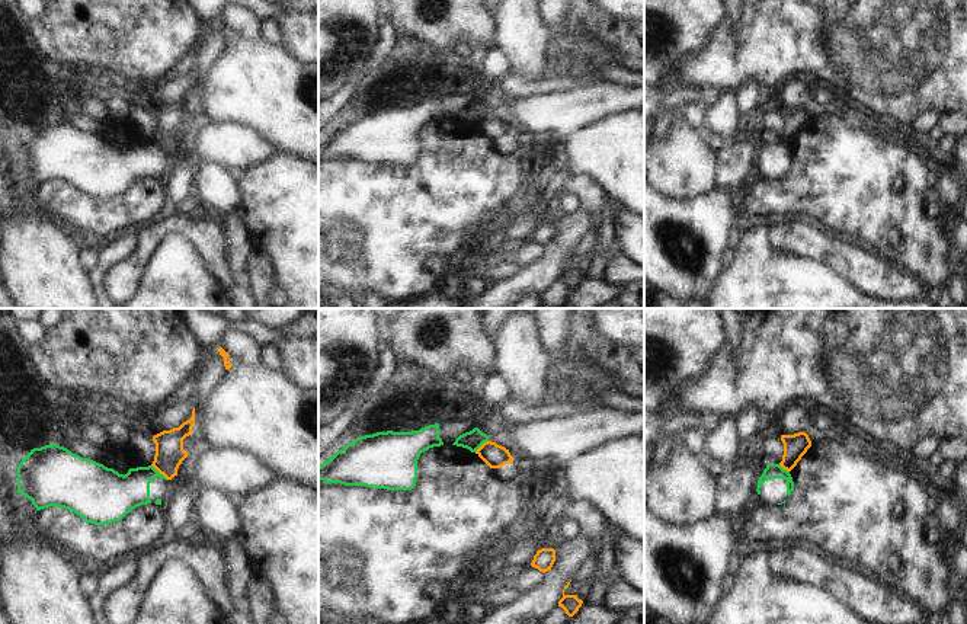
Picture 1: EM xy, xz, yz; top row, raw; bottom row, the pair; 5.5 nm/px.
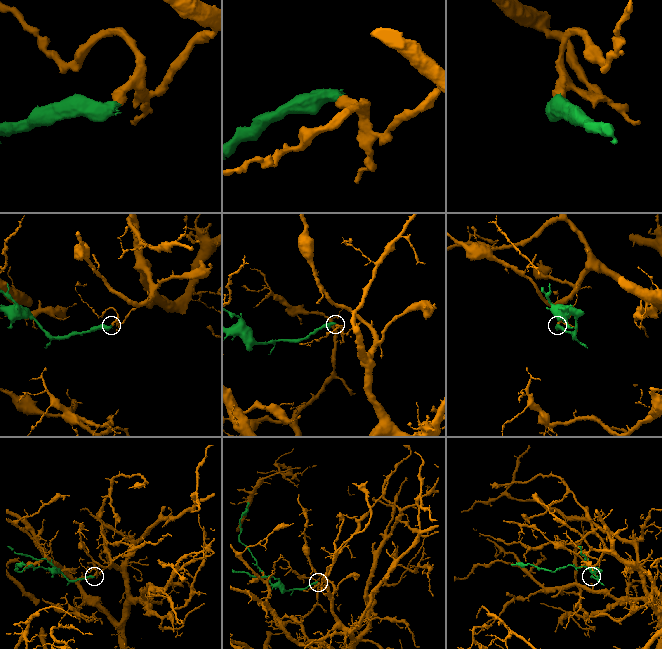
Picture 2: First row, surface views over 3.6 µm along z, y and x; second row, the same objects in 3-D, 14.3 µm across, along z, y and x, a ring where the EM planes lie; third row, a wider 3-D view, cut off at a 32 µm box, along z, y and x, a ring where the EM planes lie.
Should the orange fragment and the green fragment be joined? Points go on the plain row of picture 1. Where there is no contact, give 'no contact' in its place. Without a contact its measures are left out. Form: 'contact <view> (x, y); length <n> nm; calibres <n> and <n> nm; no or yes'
contact xy (160, 147); length 130 nm; calibres 160 and 220 nm; no

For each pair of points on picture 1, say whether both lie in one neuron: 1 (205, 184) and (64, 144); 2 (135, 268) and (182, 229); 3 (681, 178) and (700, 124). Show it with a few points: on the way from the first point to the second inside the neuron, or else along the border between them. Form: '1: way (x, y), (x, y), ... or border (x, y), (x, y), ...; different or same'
1: border (192, 170), (207, 162), (218, 163), (229, 170); different
2: way (143, 253), (146, 246), (163, 229), (167, 229); same
3: border (675, 112), (698, 131); different

